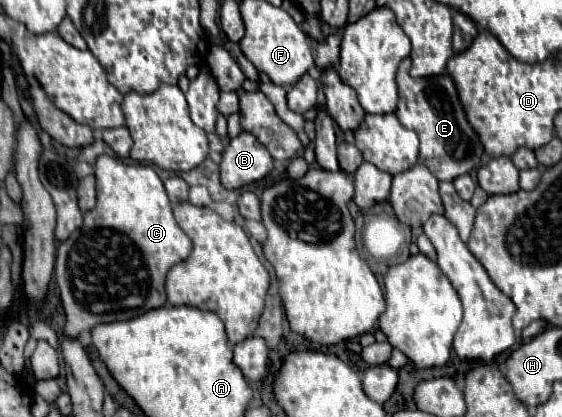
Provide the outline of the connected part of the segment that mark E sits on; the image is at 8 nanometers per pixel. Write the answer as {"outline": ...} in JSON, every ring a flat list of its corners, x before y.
{"outline":[[406,57,400,63,396,77,398,95,400,95,396,117,404,127,414,129,418,133,420,161,428,165,428,169,438,181,454,181,464,173,472,173,482,161,484,147,466,119,454,81,450,79,448,73,442,73,438,77,412,79,408,71,410,71,410,59]]}

